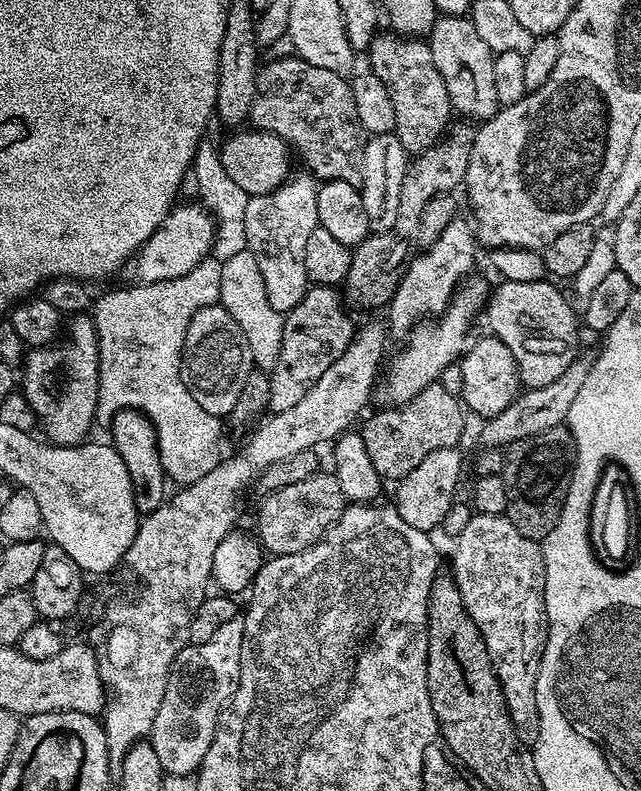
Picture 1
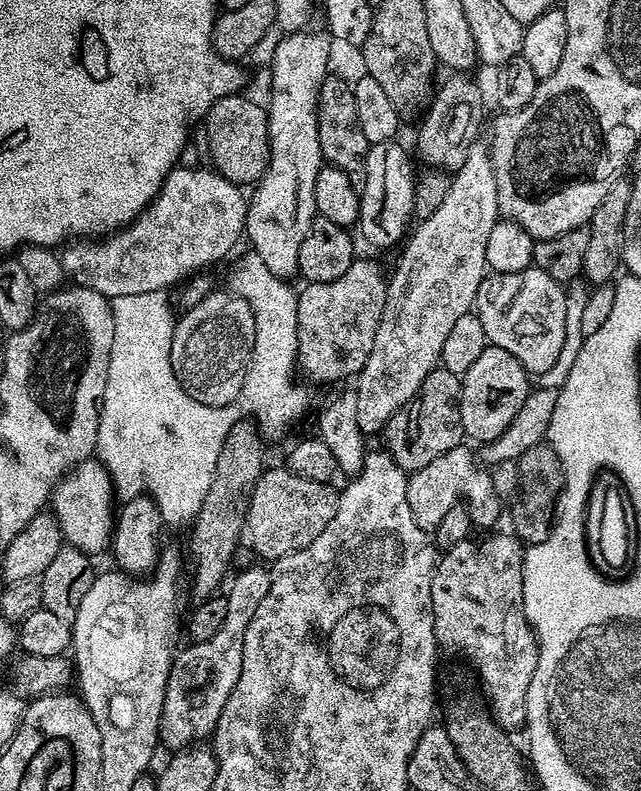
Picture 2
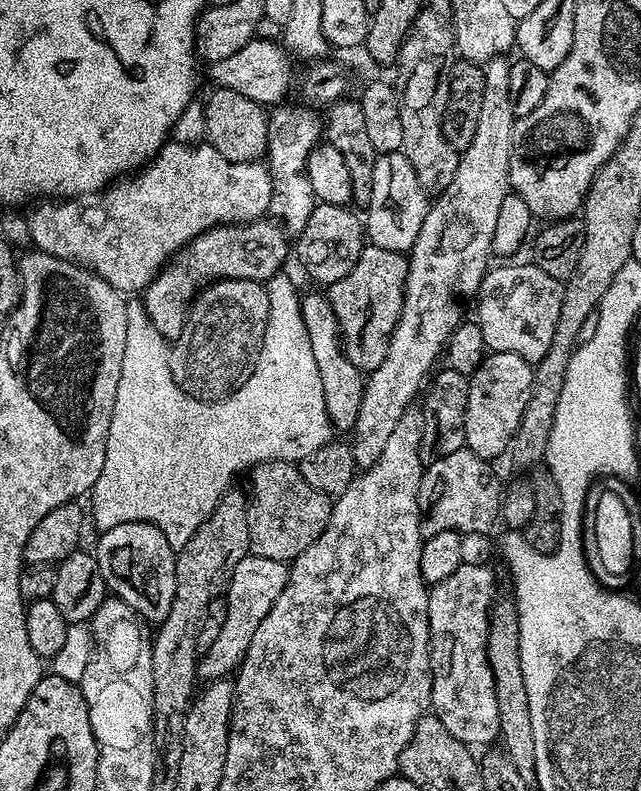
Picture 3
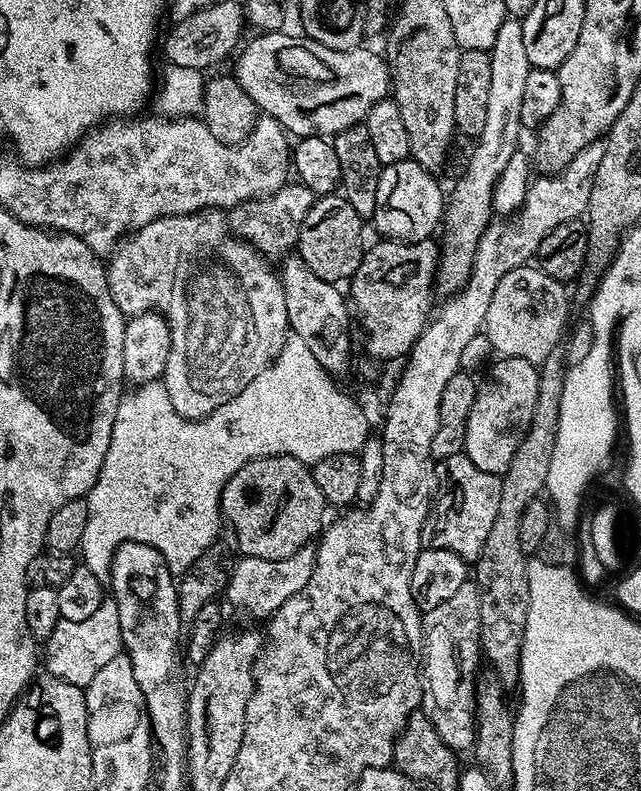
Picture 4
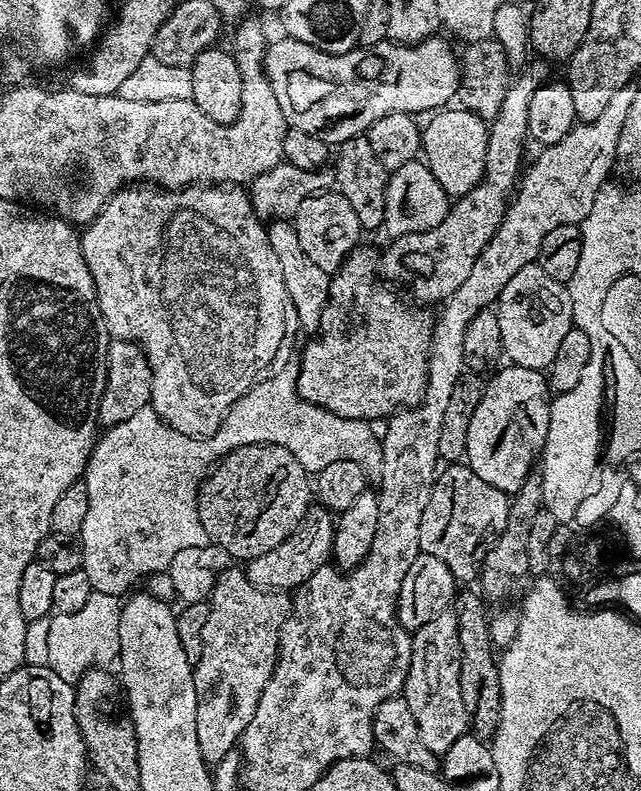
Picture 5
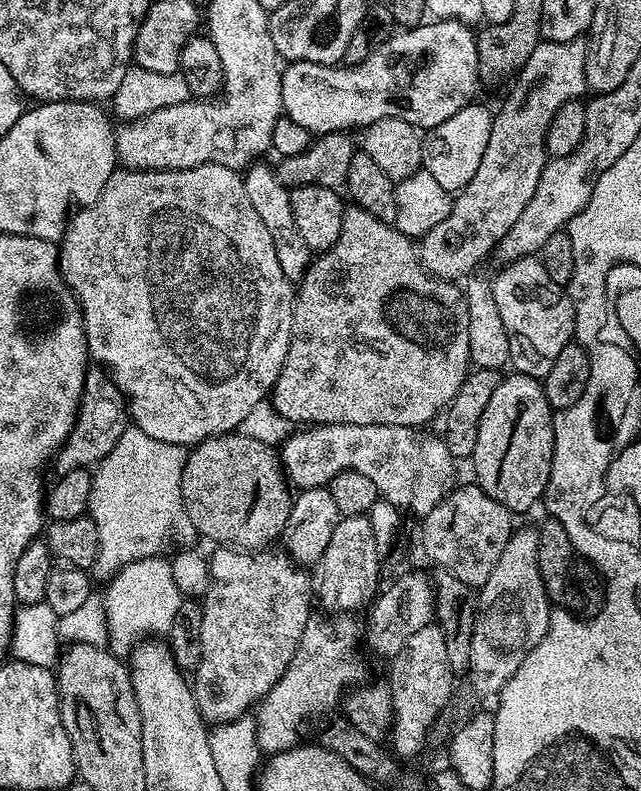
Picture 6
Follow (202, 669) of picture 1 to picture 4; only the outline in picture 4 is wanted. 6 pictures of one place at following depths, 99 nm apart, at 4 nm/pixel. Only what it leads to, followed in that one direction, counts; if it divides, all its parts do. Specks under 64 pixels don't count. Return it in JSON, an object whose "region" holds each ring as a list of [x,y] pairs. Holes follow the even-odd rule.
{"region":[[[309,546],[290,554],[290,558],[281,560],[267,560],[266,558],[254,558],[246,556],[237,559],[236,569],[230,572],[226,580],[226,595],[228,600],[236,608],[248,608],[252,616],[271,617],[276,612],[286,598],[290,598],[306,582],[310,582],[310,574],[314,570],[316,561],[315,547]]]}

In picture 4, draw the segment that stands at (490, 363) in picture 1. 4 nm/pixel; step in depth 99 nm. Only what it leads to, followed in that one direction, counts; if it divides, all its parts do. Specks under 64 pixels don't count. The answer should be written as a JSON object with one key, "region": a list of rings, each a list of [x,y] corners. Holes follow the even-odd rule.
{"region":[[[513,356],[497,361],[488,372],[488,381],[485,384],[483,381],[476,389],[474,406],[470,406],[470,418],[466,422],[463,453],[470,458],[470,462],[474,462],[474,466],[478,466],[478,470],[503,477],[510,466],[510,460],[514,458],[514,450],[518,450],[524,440],[530,418],[534,418],[540,369],[535,364]]]}

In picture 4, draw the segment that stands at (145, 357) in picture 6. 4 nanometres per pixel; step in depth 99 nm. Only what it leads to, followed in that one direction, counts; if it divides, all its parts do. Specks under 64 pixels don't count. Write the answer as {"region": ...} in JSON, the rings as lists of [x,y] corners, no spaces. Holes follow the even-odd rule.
{"region":[[[223,211],[158,218],[125,236],[110,259],[106,264],[110,294],[125,317],[158,312],[167,319],[172,341],[162,382],[182,418],[201,420],[218,410],[218,406],[242,394],[262,369],[276,359],[289,331],[284,287],[273,265],[249,241],[232,233]]]}

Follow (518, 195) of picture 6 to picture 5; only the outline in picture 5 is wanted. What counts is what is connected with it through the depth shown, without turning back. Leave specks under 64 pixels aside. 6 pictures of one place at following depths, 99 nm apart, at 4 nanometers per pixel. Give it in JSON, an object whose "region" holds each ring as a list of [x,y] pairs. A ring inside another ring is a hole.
{"region":[[[529,63],[523,69],[525,72],[509,83],[506,98],[502,98],[502,110],[498,110],[498,114],[490,122],[484,179],[480,184],[465,196],[459,197],[436,228],[395,237],[391,241],[392,245],[384,253],[379,253],[379,275],[385,281],[397,280],[400,284],[408,284],[412,280],[412,292],[420,299],[417,301],[436,306],[448,300],[450,294],[454,294],[454,290],[458,290],[458,286],[466,282],[474,262],[478,262],[478,254],[482,254],[508,211],[510,193],[525,163],[524,144],[528,134],[526,110],[530,107],[530,97],[550,76],[547,63],[536,63],[540,64]]]}

